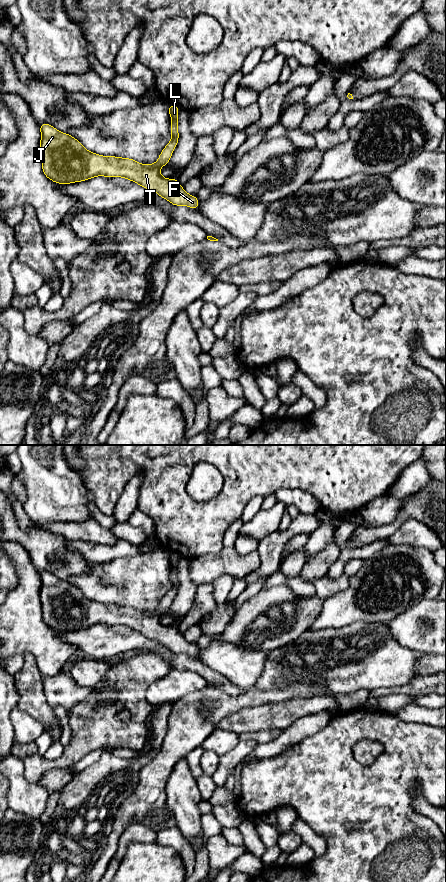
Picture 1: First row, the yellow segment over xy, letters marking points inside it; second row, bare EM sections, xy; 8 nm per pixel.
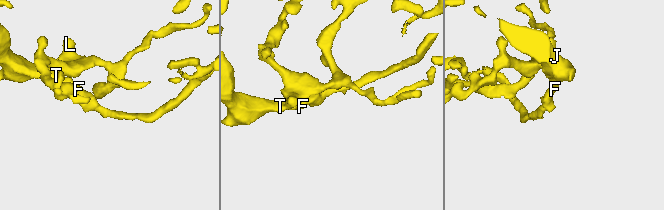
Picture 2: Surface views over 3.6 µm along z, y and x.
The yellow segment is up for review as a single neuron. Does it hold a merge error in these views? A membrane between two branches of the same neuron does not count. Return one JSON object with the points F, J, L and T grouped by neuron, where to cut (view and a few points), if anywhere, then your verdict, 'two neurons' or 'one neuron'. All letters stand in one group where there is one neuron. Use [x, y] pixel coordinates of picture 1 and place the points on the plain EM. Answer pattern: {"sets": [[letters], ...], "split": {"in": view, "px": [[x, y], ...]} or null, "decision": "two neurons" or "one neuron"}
{"sets": [["F", "J", "L", "T"]], "split": null, "decision": "one neuron"}

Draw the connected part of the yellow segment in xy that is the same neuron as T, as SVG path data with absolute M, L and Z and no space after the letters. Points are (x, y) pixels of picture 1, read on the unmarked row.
M177 553L168 554L171 589L161 599L158 609L153 612L141 612L131 606L103 604L90 600L68 581L62 581L47 571L39 572L42 619L49 628L62 633L86 629L97 624L122 625L156 640L174 654L184 653L198 657L200 648L194 643L189 643L177 626L166 627L160 622L161 615L169 612L178 593L179 557Z

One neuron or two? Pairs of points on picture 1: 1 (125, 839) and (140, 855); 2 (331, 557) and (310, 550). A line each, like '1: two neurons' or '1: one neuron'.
1: two neurons
2: two neurons

